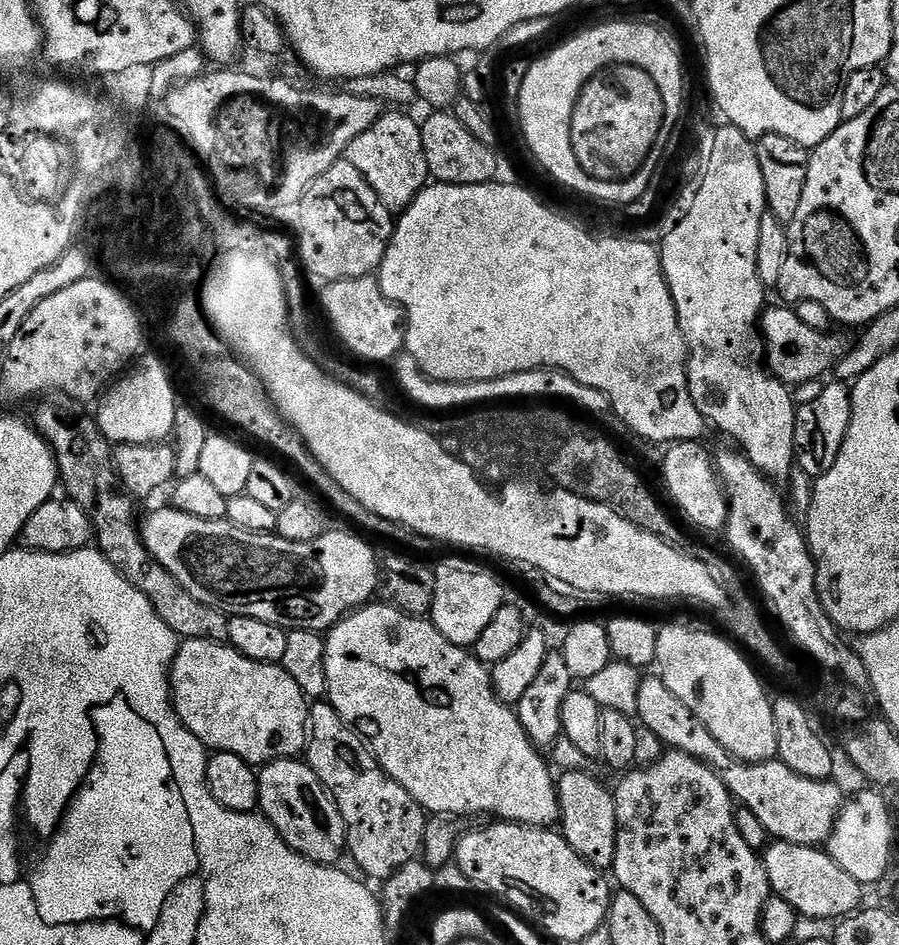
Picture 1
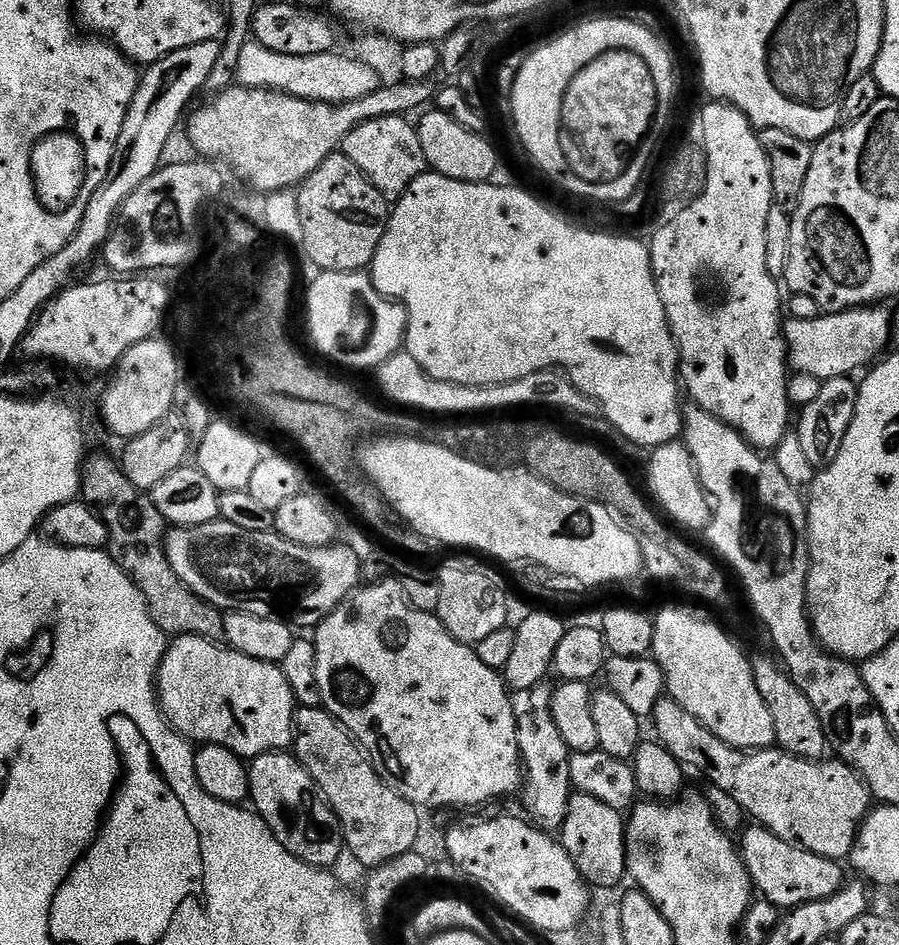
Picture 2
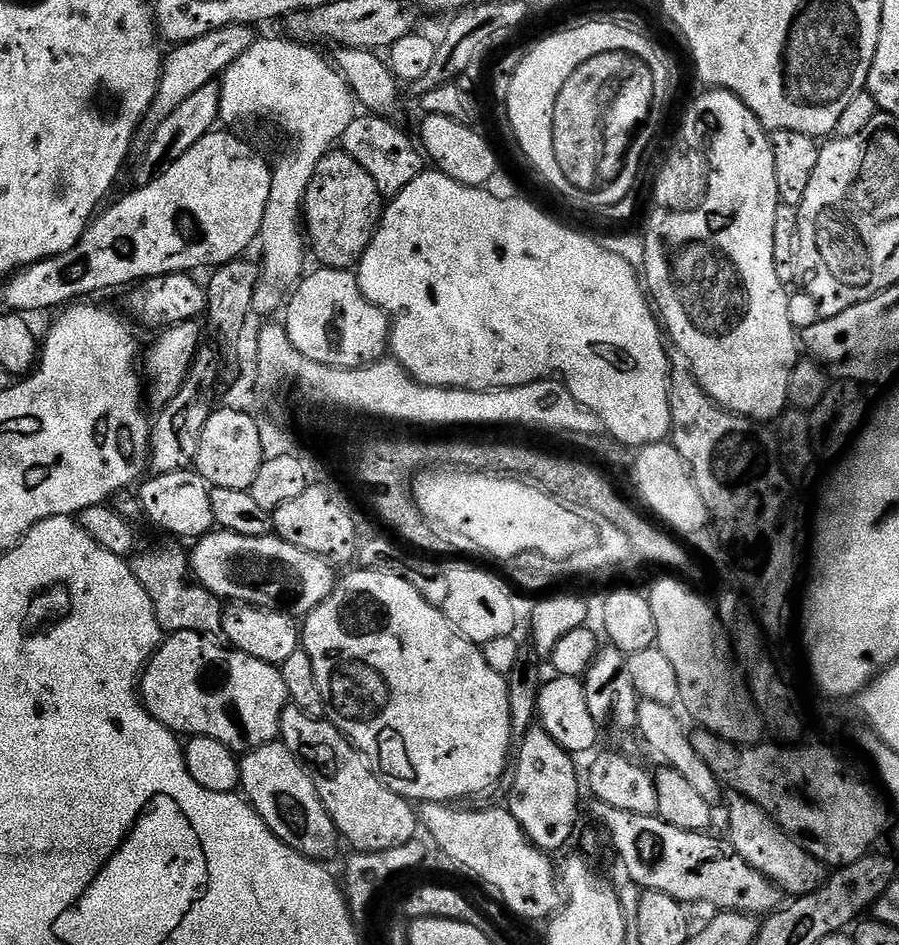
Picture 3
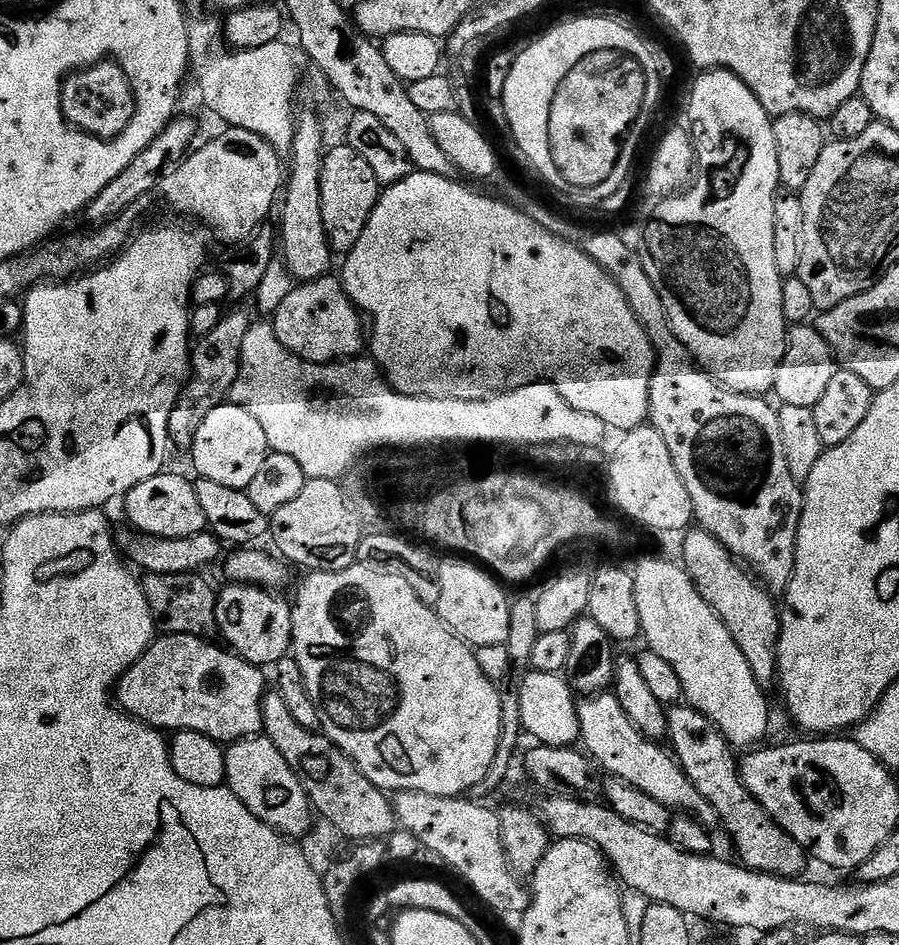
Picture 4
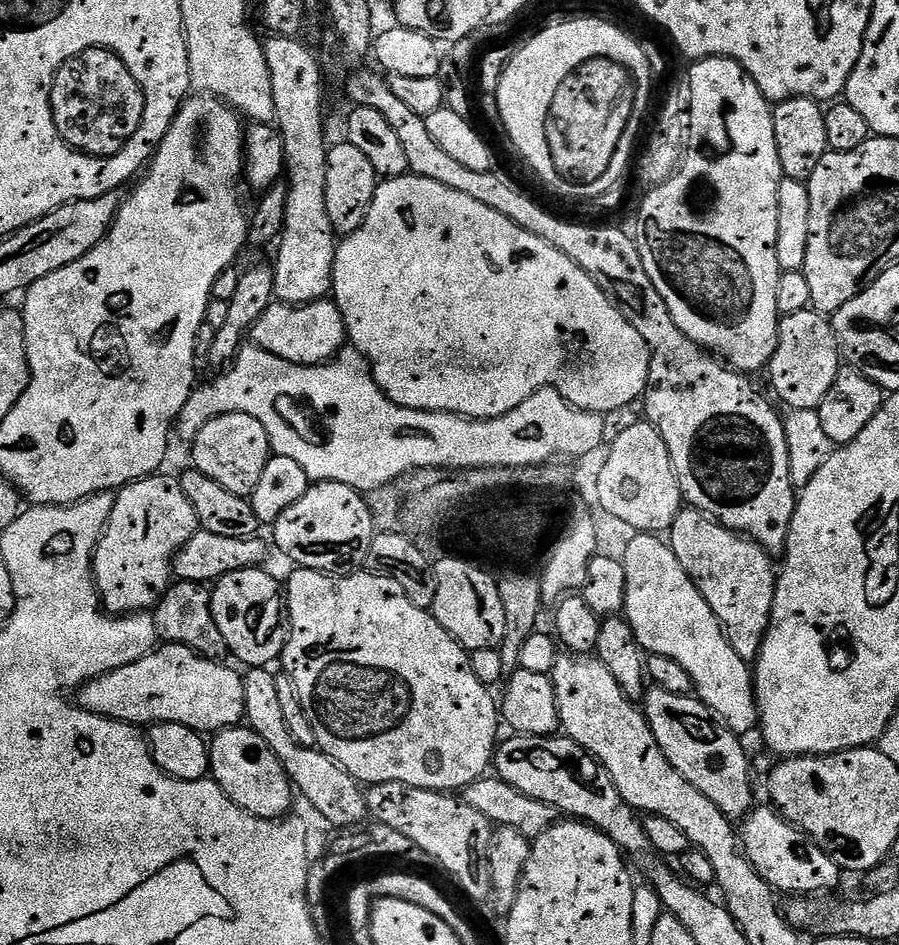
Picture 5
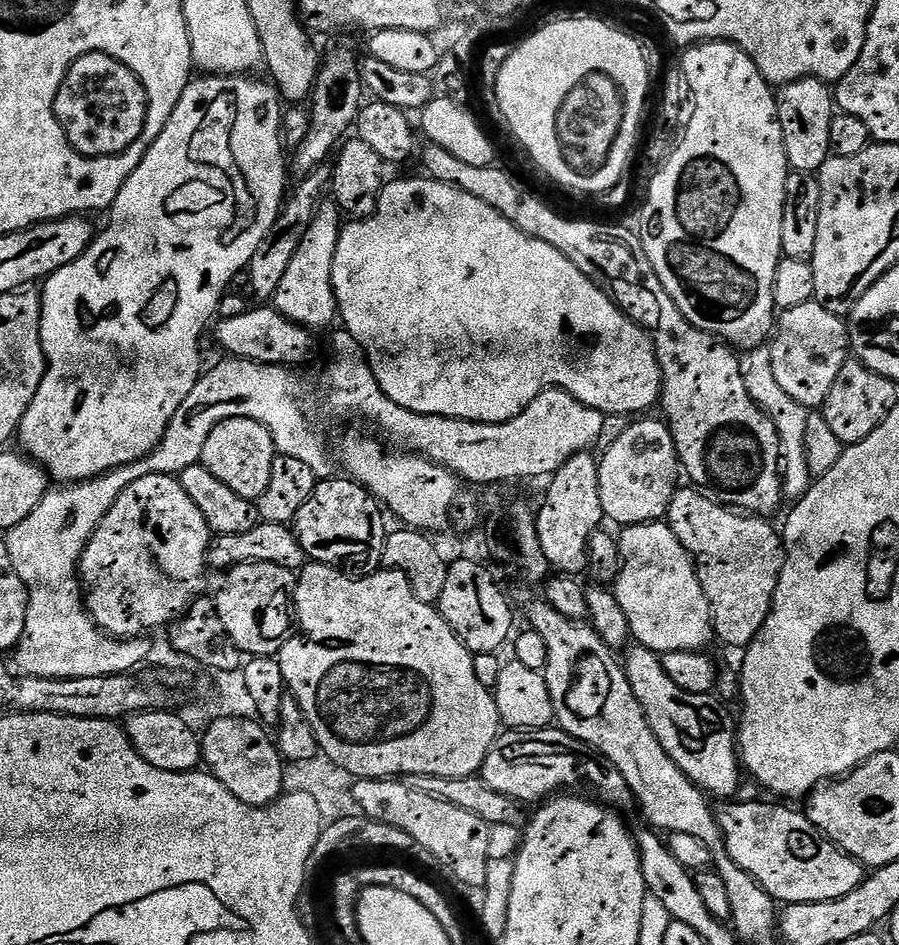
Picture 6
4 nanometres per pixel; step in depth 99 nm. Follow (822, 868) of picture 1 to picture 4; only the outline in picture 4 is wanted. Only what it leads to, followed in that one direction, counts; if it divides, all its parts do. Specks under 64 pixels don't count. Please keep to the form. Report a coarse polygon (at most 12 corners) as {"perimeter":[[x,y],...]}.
{"perimeter":[[701,712],[668,713],[667,743],[714,806],[739,863],[796,878],[810,857],[740,780]]}

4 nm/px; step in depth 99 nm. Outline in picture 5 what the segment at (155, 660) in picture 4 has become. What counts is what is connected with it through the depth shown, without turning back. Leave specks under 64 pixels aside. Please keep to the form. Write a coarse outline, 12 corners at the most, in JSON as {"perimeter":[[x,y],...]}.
{"perimeter":[[161,643],[79,689],[79,707],[201,734],[245,719],[244,678]]}

